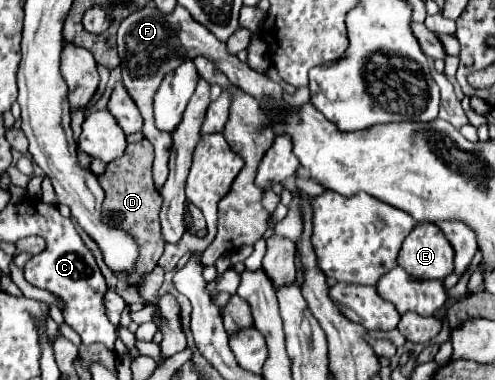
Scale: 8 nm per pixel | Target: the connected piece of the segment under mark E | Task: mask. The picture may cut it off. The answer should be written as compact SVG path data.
M417 223L403 241L399 267L415 279L445 279L453 273L453 247L435 223Z

